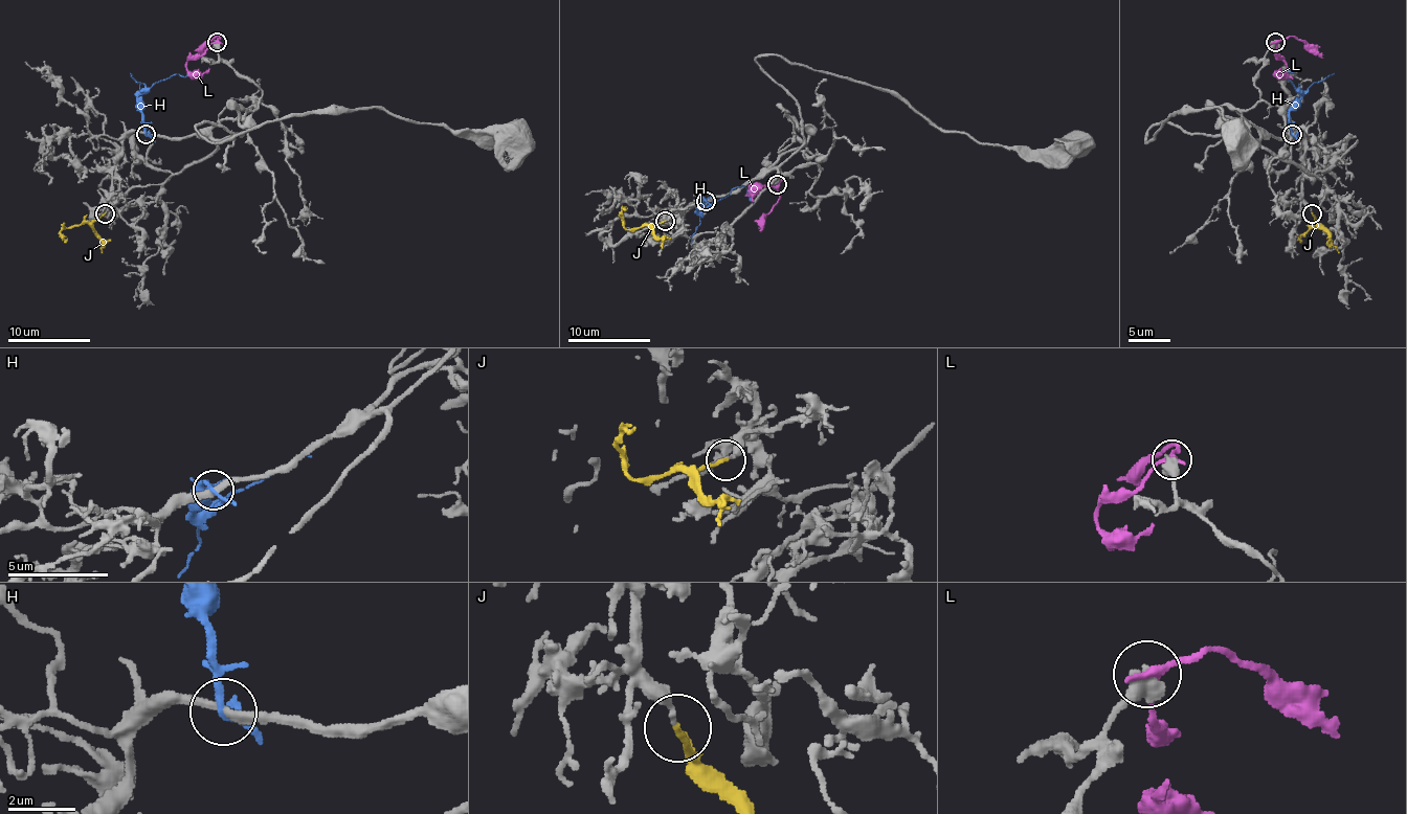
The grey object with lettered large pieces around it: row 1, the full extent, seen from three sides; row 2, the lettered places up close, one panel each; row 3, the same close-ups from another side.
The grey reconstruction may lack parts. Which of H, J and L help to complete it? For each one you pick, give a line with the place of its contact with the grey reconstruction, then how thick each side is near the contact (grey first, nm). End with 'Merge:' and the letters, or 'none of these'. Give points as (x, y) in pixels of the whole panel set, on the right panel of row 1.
J: (1312, 213) | 170/160 nm
Merge: J

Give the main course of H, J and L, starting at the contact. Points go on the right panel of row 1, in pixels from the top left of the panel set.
H: (1291, 134), (1289, 110), (1299, 93), (1280, 74), (1276, 76), (1295, 72)
J: (1312, 213), (1320, 227), (1312, 227), (1303, 233), (1301, 242)
L: (1274, 42), (1276, 55), (1287, 66), (1282, 72), (1276, 72), (1280, 68)

